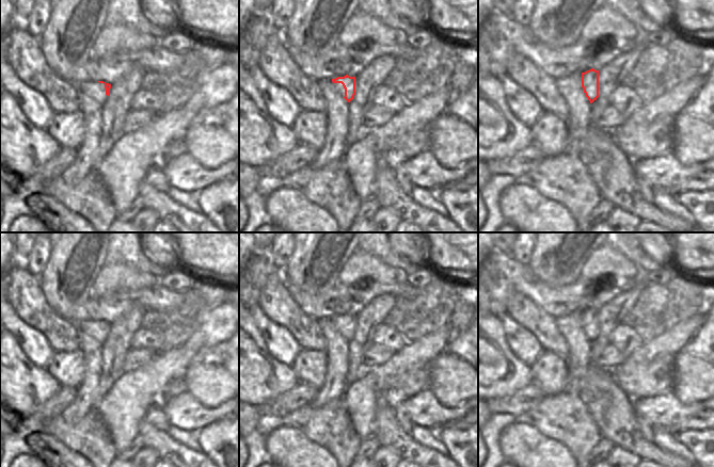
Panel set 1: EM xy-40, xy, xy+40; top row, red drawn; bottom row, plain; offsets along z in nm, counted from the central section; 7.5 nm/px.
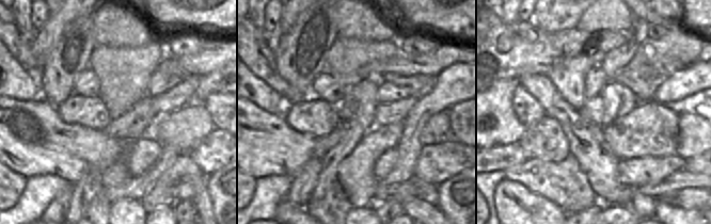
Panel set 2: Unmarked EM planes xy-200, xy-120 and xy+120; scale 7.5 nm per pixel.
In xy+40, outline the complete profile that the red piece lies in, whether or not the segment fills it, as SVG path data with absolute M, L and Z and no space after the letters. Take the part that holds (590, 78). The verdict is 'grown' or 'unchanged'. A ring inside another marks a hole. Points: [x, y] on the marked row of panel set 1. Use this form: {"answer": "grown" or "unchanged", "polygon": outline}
{"answer": "unchanged", "polygon": "M593 68L582 73L582 87L590 103L599 97L599 70Z"}

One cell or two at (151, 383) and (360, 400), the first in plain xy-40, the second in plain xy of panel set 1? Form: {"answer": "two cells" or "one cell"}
{"answer": "one cell"}

